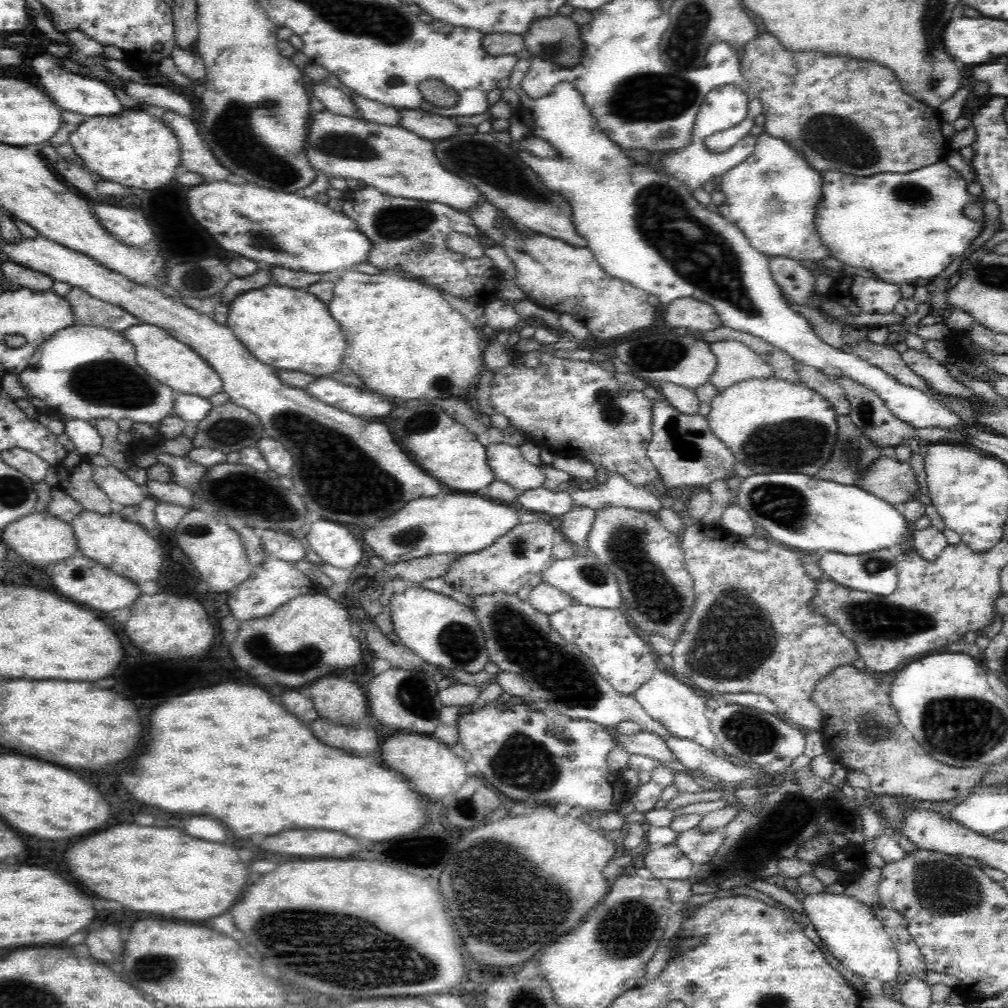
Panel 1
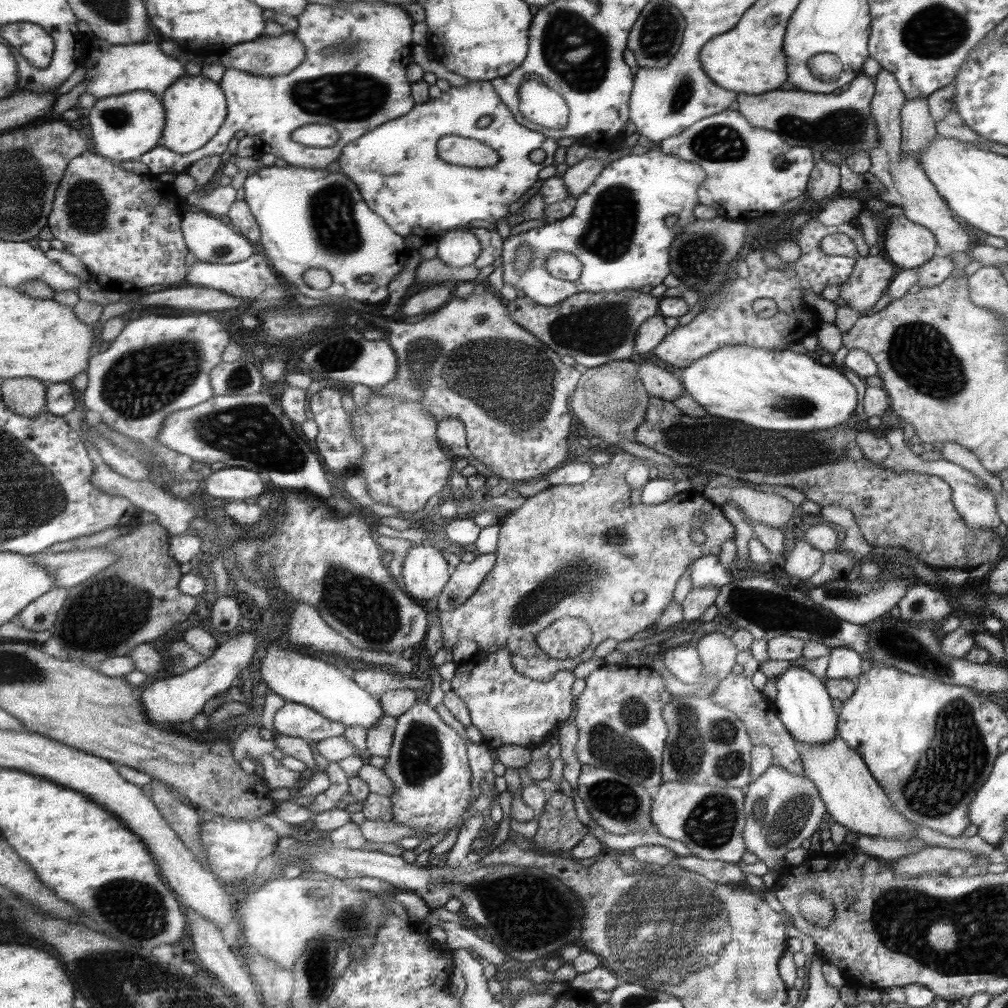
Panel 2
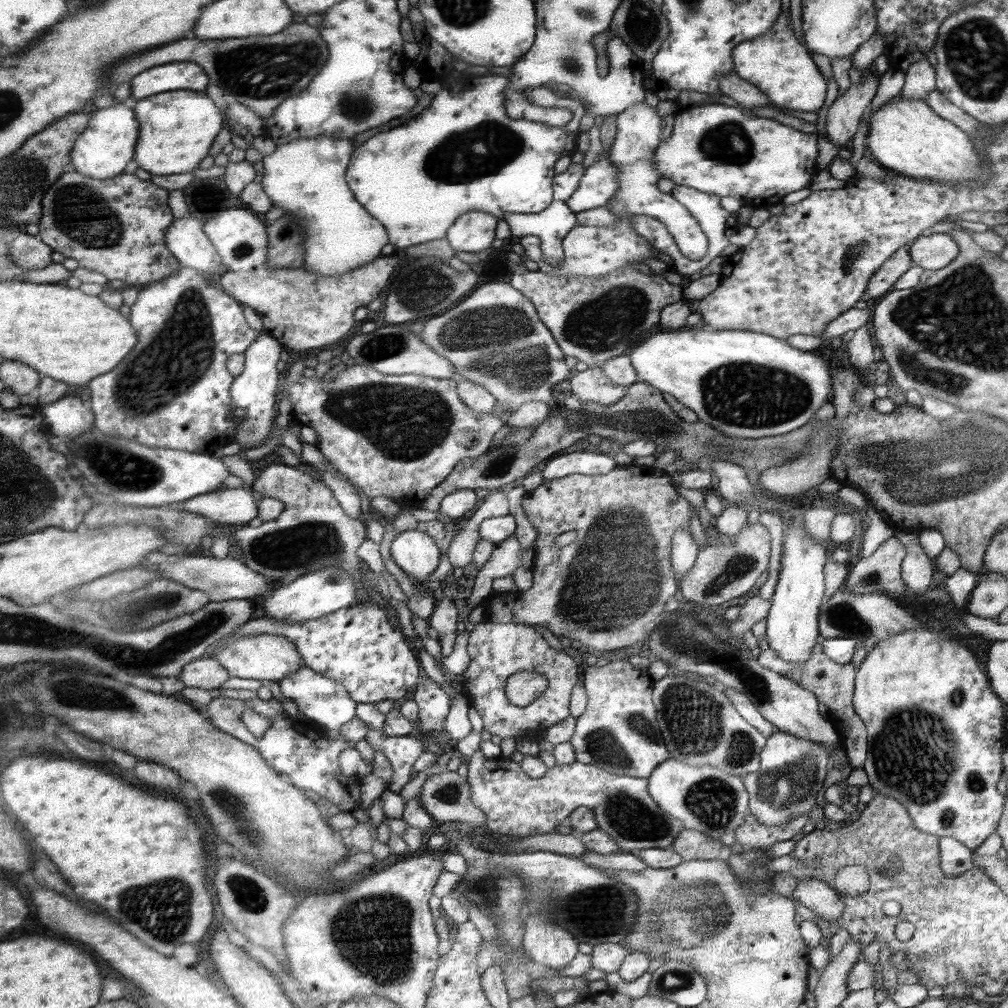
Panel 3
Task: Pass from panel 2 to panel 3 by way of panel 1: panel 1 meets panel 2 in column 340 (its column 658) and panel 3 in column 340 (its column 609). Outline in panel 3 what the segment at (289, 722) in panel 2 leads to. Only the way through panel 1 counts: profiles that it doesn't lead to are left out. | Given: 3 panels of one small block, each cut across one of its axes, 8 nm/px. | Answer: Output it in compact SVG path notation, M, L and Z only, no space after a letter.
M305 664L298 671L285 676L279 685L284 697L298 705L299 712L304 714L308 720L323 726L325 736L338 737L342 726L356 717L357 702L351 698L345 686L314 669L310 669Z

